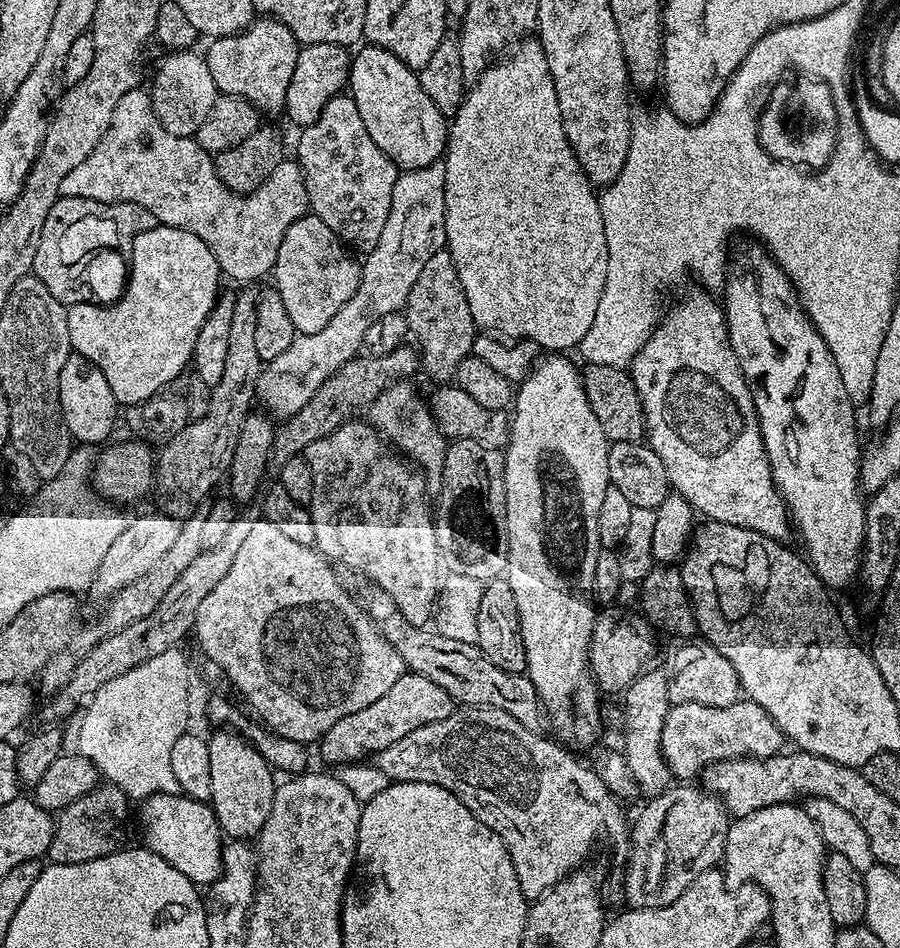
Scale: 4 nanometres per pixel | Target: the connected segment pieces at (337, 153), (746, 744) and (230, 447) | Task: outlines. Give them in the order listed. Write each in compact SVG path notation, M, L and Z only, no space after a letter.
M348 94L330 98L326 110L301 132L304 133L294 156L304 171L311 215L322 218L349 249L360 254L372 252L390 214L398 175L396 163L378 150L362 122L362 114L358 114L358 106Z
M741 698L730 706L702 706L700 702L682 702L673 704L666 716L666 726L662 726L662 754L668 763L668 769L673 777L680 782L688 782L692 775L703 773L708 765L719 760L733 760L739 756L754 756L758 760L765 760L767 756L781 755L782 746L786 741L782 730L754 701Z
M244 286L241 292L235 293L236 302L234 304L234 315L230 326L230 339L226 349L226 370L222 373L221 381L217 382L210 389L210 407L202 418L192 420L176 436L170 438L162 444L159 449L156 466L156 478L154 481L154 497L156 496L155 507L163 512L165 516L172 516L173 519L181 522L194 514L196 508L205 503L204 499L212 492L212 487L216 483L223 481L227 477L228 470L232 466L234 450L238 446L238 434L242 432L242 422L253 411L252 404L256 397L256 383L258 374L262 367L262 361L258 354L254 334L258 323L258 302L260 292L255 287Z

